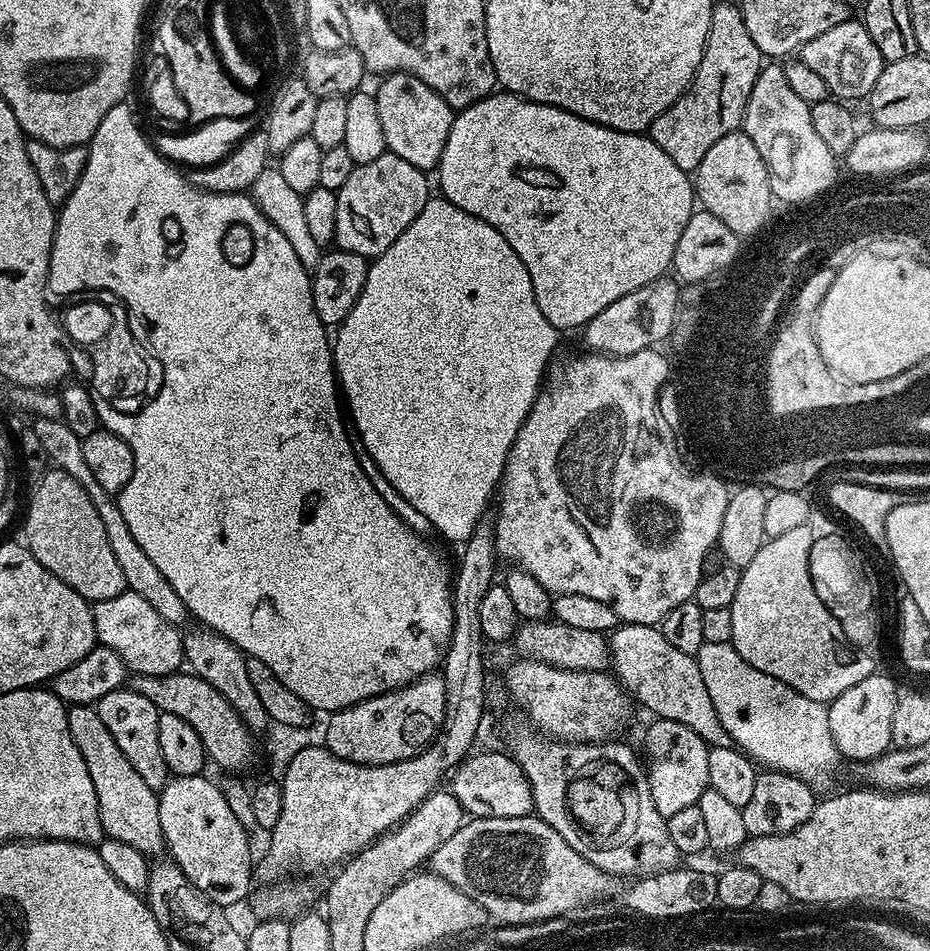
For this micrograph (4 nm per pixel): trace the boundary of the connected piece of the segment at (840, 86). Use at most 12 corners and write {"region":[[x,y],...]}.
{"region":[[856,18],[798,56],[844,102],[868,97],[886,63]]}

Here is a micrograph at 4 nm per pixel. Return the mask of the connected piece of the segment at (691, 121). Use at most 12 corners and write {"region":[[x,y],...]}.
{"region":[[713,3],[688,89],[652,123],[695,173],[743,125],[761,67],[739,3]]}

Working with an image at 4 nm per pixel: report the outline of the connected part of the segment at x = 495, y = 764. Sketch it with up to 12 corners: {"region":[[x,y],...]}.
{"region":[[507,751],[469,755],[450,791],[469,817],[533,815]]}

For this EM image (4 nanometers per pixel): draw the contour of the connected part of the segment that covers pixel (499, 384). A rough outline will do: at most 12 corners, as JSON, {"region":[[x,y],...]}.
{"region":[[443,198],[332,363],[359,447],[463,546],[558,330]]}

